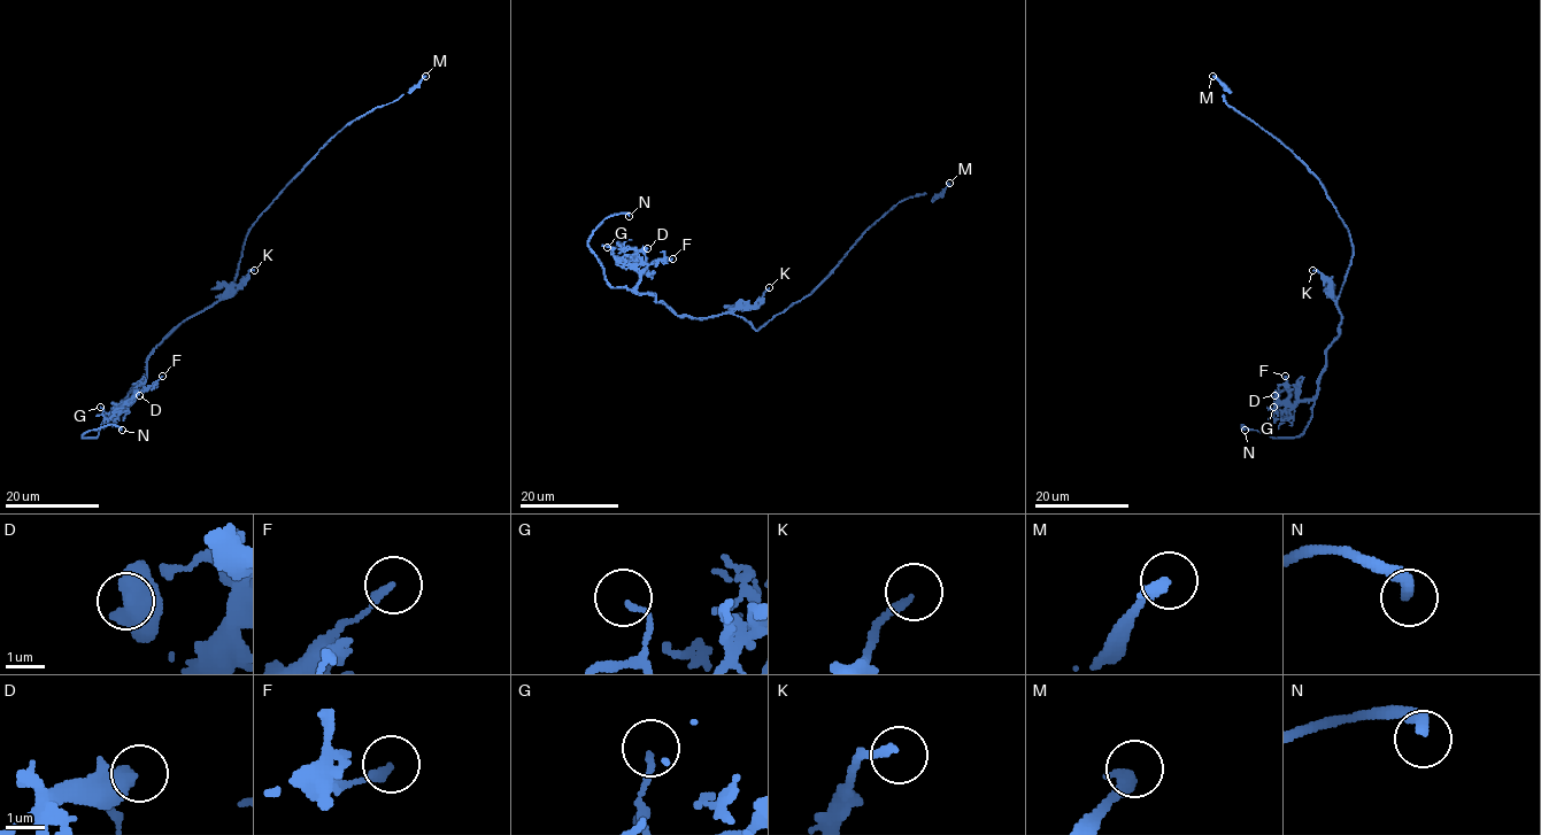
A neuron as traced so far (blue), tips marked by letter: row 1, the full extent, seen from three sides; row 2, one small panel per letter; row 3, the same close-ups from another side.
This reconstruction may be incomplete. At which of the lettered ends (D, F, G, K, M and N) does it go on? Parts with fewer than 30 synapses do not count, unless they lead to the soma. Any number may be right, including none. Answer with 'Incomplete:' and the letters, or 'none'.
Incomplete: N

